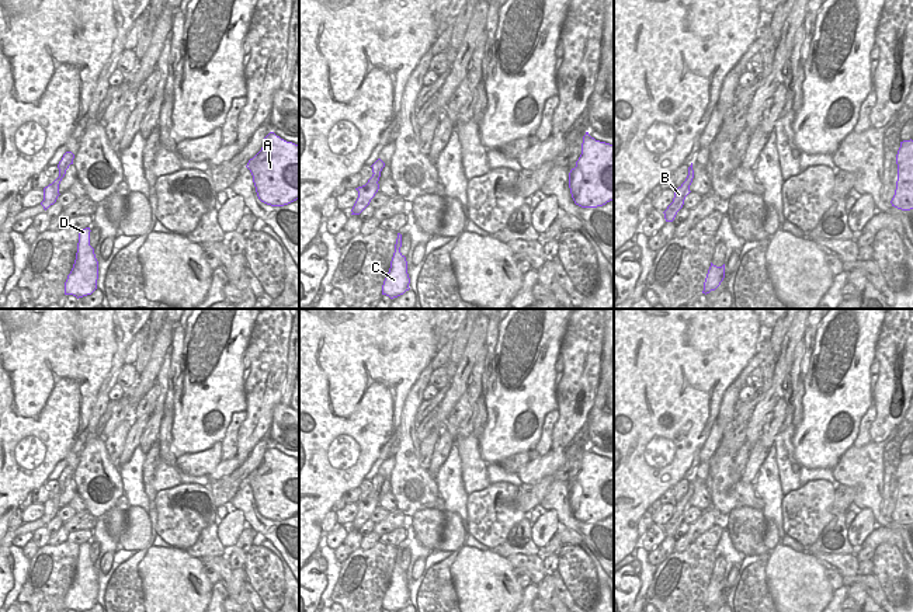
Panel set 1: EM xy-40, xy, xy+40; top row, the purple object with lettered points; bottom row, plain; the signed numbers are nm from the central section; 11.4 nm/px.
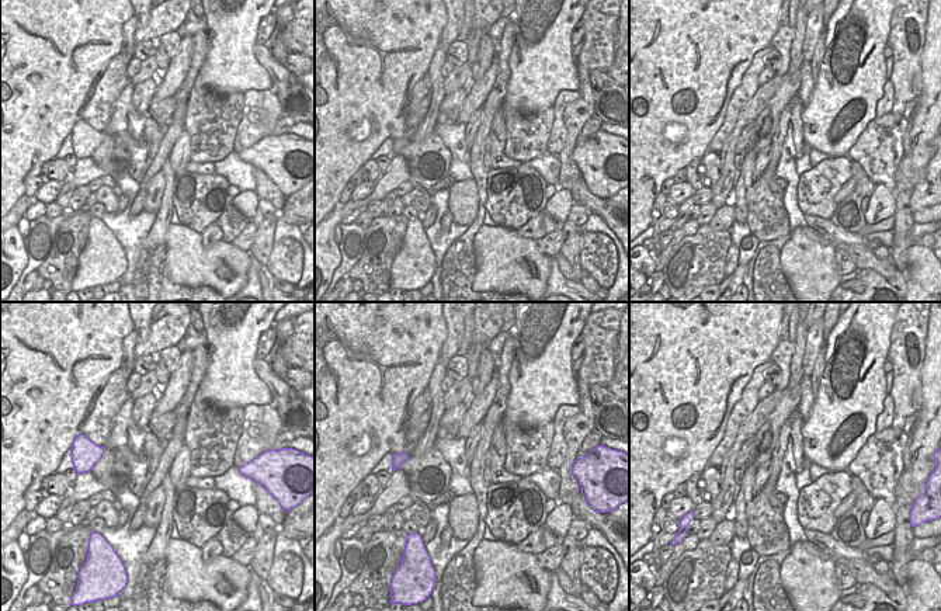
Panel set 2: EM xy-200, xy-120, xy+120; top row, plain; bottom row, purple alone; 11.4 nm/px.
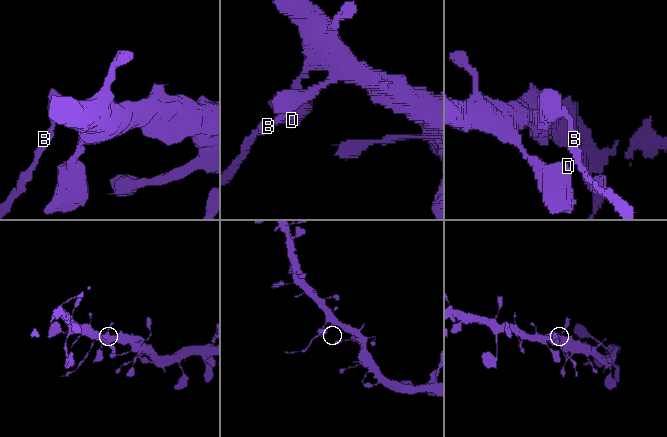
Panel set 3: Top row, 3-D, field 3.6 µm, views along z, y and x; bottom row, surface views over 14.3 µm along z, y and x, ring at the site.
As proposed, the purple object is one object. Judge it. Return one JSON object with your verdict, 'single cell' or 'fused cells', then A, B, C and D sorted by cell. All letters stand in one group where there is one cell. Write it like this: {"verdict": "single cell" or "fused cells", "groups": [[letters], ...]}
{"verdict": "fused cells", "groups": [["A", "C", "D"], ["B"]]}

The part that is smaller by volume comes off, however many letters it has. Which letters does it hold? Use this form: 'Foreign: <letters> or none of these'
Foreign: B

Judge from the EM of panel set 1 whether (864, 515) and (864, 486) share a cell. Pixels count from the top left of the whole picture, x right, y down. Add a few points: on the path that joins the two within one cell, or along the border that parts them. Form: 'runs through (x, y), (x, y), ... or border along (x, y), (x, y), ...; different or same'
border along (857, 510), (868, 508), (877, 525); different

